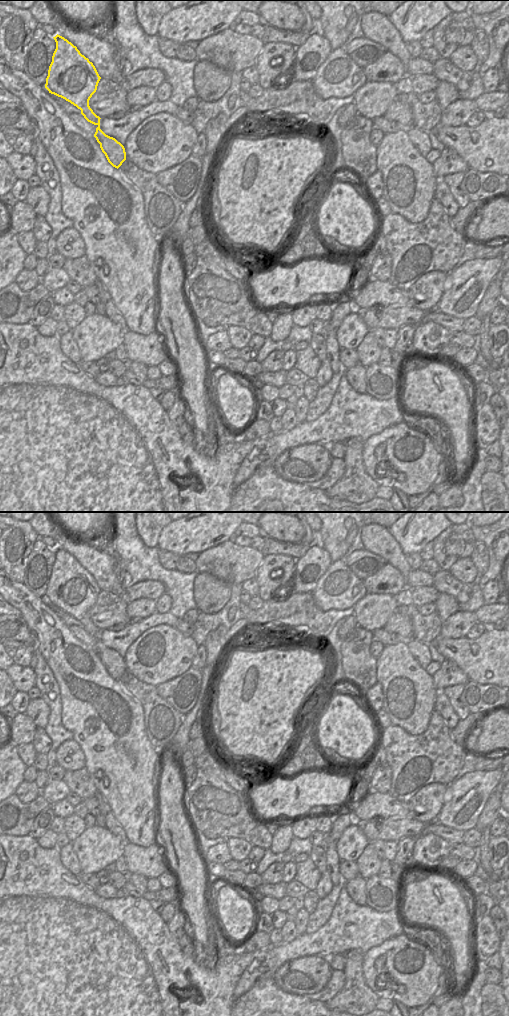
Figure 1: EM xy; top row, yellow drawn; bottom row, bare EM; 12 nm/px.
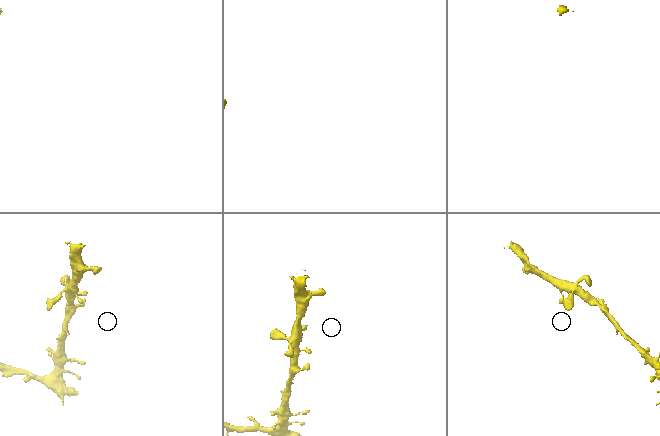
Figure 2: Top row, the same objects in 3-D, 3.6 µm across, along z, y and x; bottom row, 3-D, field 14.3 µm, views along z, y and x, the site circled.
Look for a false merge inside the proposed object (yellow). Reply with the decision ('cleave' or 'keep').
keep

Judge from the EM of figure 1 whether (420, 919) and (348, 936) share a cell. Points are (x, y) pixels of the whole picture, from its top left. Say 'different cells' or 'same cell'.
different cells

